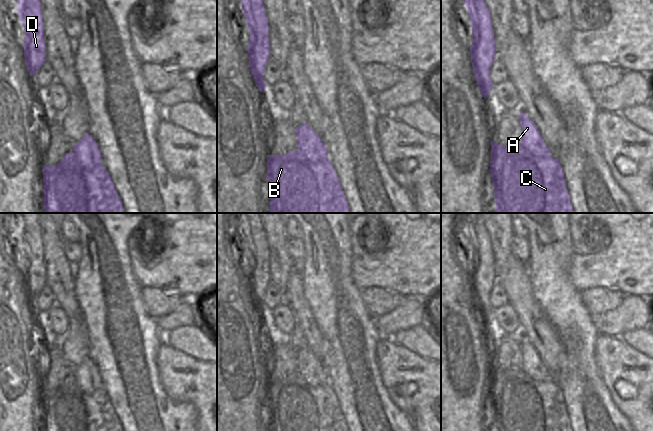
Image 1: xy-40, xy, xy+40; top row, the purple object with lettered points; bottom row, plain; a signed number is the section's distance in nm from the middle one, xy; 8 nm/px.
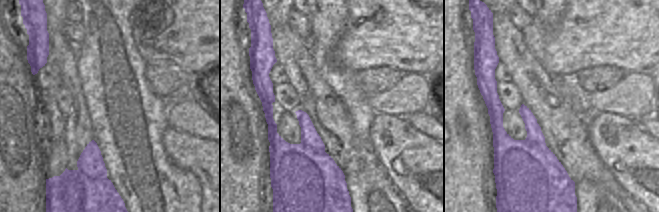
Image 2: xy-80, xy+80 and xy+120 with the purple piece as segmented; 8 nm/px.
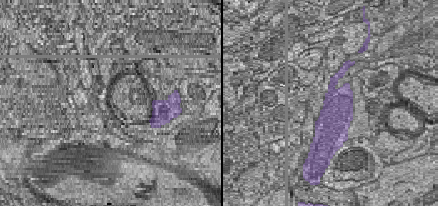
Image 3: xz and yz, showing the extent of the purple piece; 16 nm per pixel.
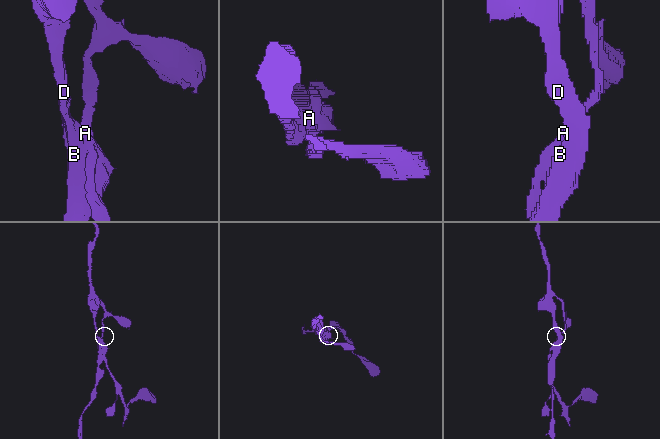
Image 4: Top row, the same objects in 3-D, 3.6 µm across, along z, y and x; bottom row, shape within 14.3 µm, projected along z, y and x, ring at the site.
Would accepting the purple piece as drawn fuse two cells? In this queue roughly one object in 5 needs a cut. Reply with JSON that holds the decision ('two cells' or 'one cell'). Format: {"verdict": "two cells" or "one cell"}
{"verdict": "two cells"}

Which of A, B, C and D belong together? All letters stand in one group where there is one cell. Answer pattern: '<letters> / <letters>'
A / B C D

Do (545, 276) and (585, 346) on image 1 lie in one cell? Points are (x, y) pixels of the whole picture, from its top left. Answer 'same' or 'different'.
same

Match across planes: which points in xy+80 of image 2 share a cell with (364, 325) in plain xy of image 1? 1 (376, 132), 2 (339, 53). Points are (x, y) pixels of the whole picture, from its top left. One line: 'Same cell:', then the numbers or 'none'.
Same cell: none

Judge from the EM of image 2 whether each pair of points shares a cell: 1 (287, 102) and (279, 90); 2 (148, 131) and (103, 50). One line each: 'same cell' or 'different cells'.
1: same cell
2: same cell

